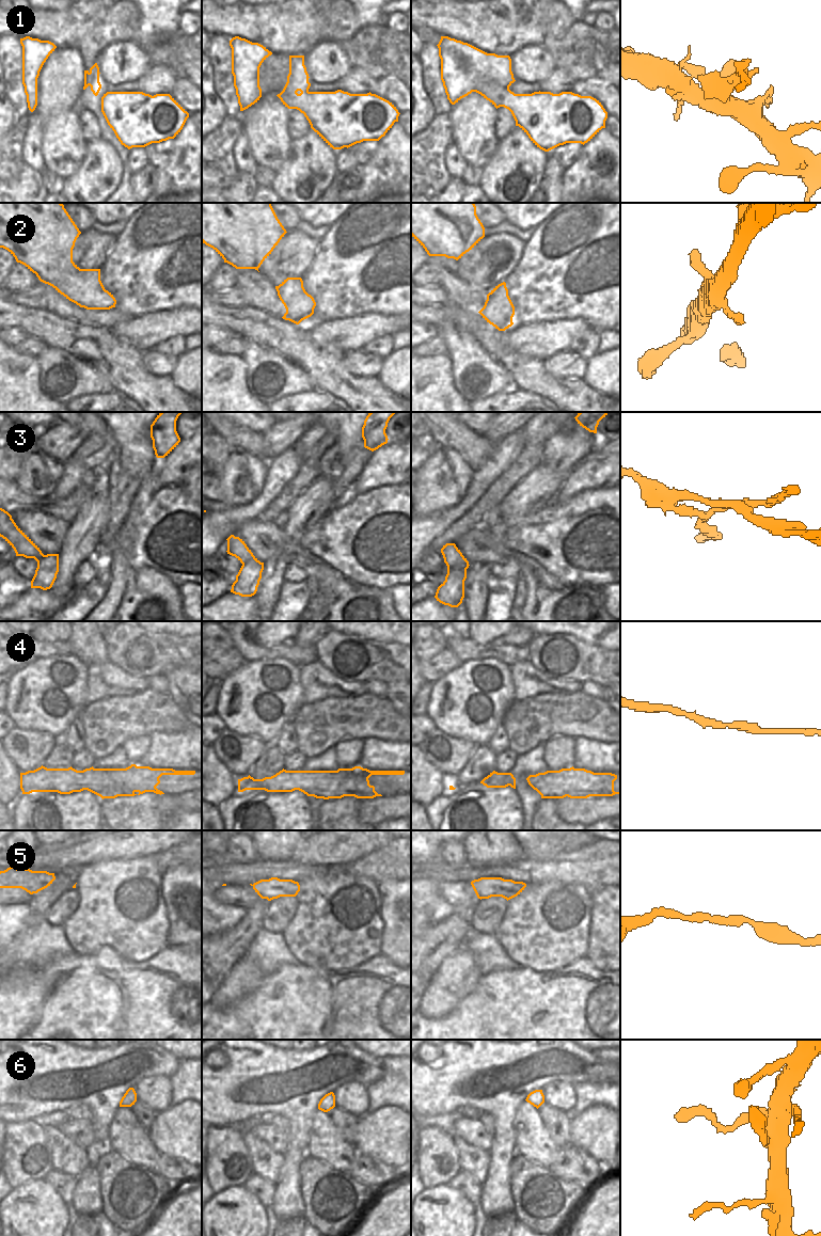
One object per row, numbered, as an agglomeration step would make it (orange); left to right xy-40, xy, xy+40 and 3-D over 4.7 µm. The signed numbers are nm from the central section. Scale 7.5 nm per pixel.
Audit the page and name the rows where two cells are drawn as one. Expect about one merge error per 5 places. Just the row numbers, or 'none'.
1

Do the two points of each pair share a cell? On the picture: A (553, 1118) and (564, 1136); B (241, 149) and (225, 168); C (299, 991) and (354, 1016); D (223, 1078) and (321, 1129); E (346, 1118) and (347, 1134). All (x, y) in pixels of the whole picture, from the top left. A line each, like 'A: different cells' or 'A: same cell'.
A: same cell
B: different cells
C: same cell
D: different cells
E: same cell

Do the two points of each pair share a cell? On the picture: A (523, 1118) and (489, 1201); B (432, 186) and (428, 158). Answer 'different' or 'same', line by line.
A: different
B: same

